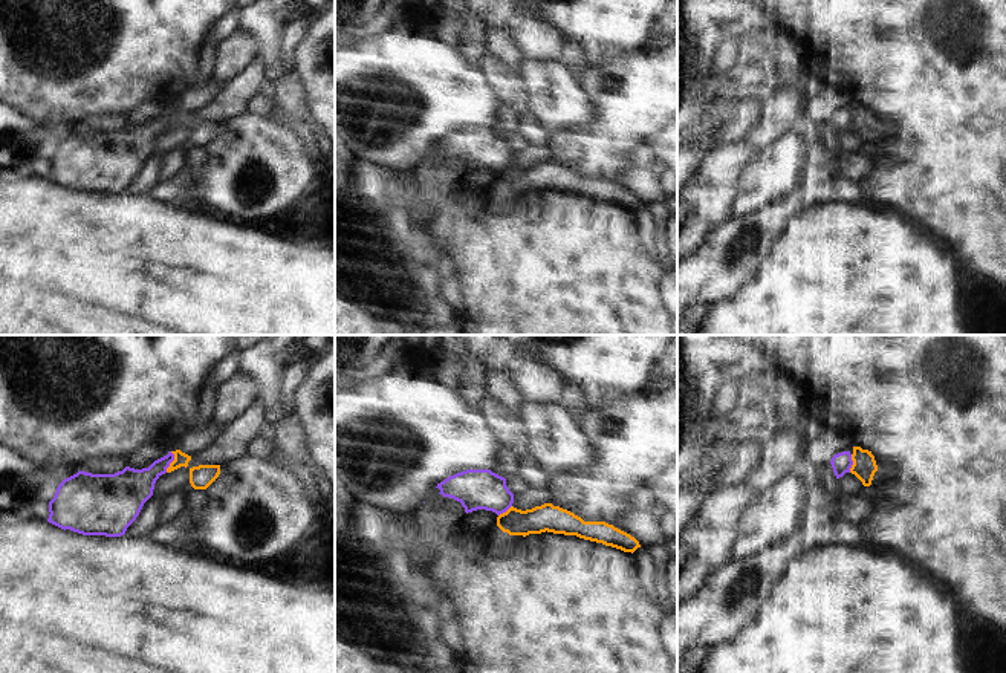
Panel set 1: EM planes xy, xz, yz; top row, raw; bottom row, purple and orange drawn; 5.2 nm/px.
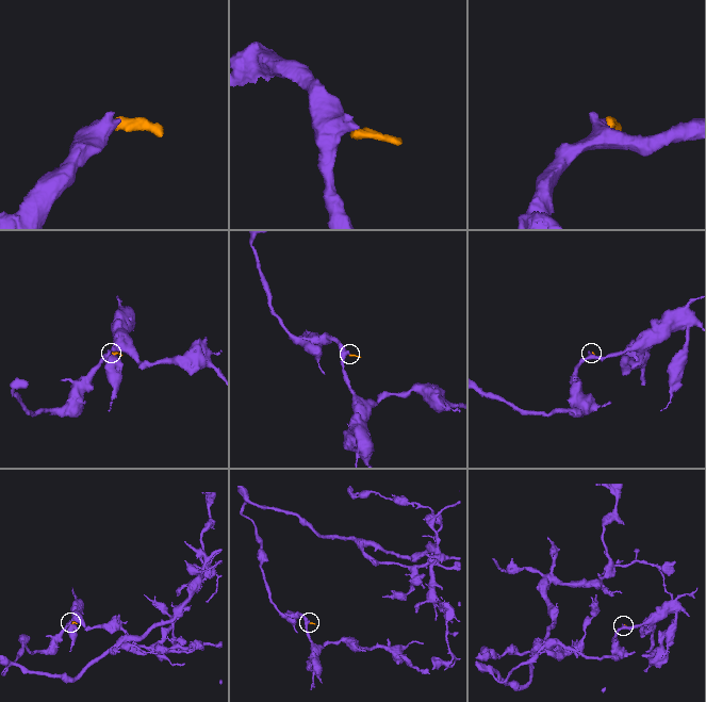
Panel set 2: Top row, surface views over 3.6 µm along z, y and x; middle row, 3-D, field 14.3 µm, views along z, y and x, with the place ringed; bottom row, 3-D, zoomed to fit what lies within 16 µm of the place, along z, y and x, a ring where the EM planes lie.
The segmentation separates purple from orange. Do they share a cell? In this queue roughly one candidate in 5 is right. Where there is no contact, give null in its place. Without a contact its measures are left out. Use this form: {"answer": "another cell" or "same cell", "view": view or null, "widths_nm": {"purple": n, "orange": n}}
{"answer": "another cell", "view": "xy", "widths_nm": {"purple": 190, "orange": 80}}

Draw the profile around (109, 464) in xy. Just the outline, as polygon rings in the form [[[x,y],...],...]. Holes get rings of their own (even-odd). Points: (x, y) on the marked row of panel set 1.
[[[124,457],[87,459],[80,465],[80,471],[122,471],[127,467]]]

